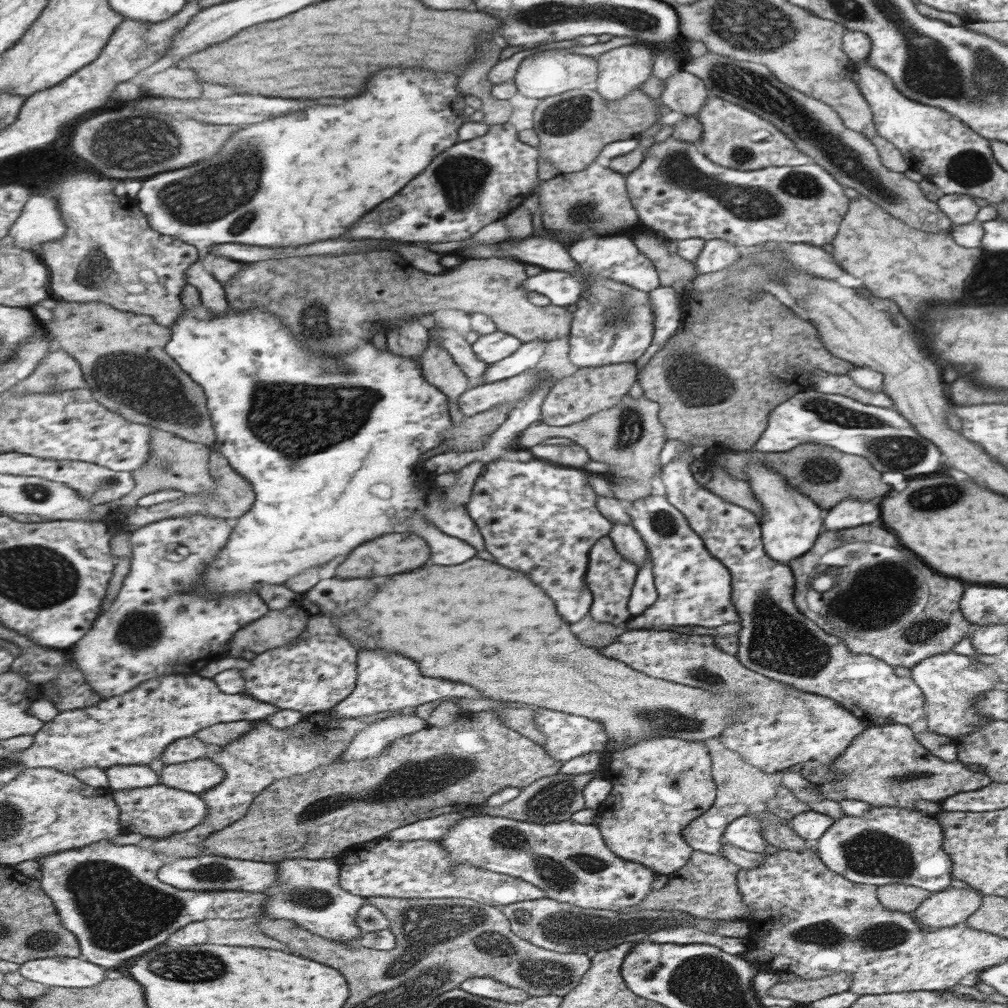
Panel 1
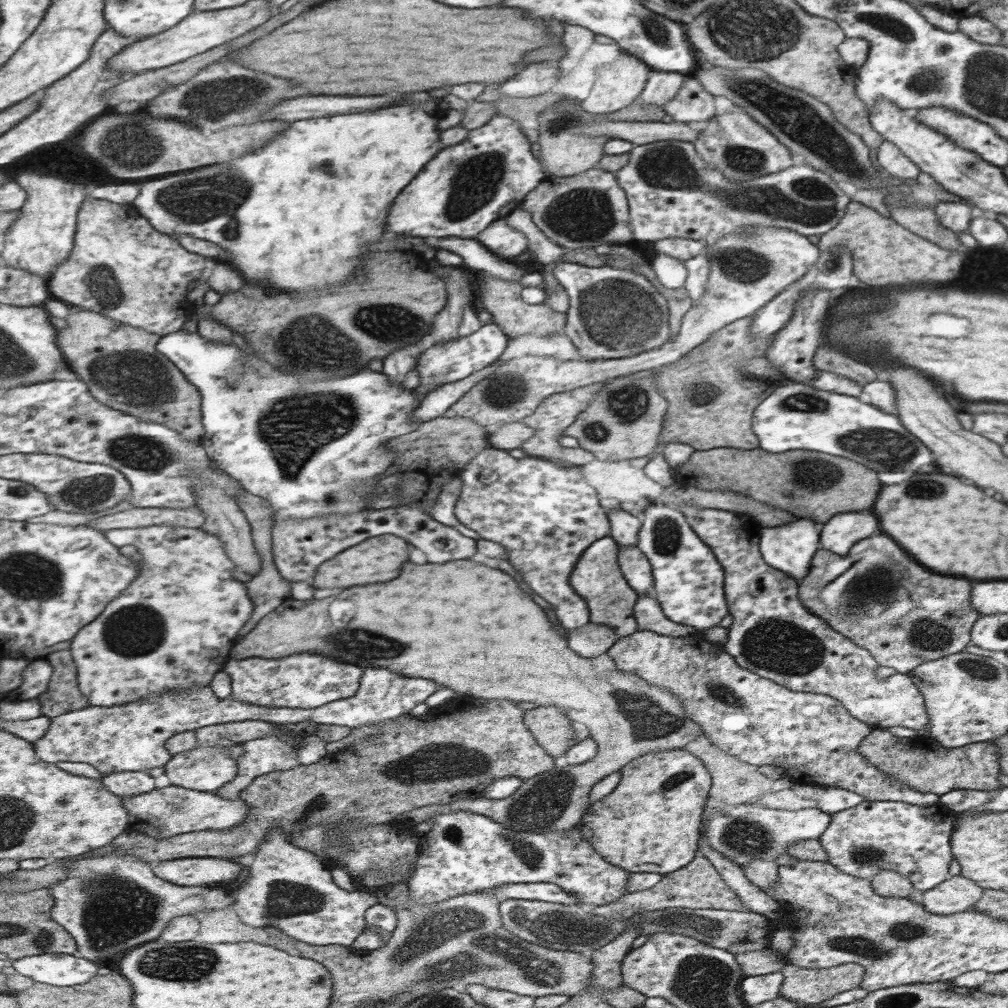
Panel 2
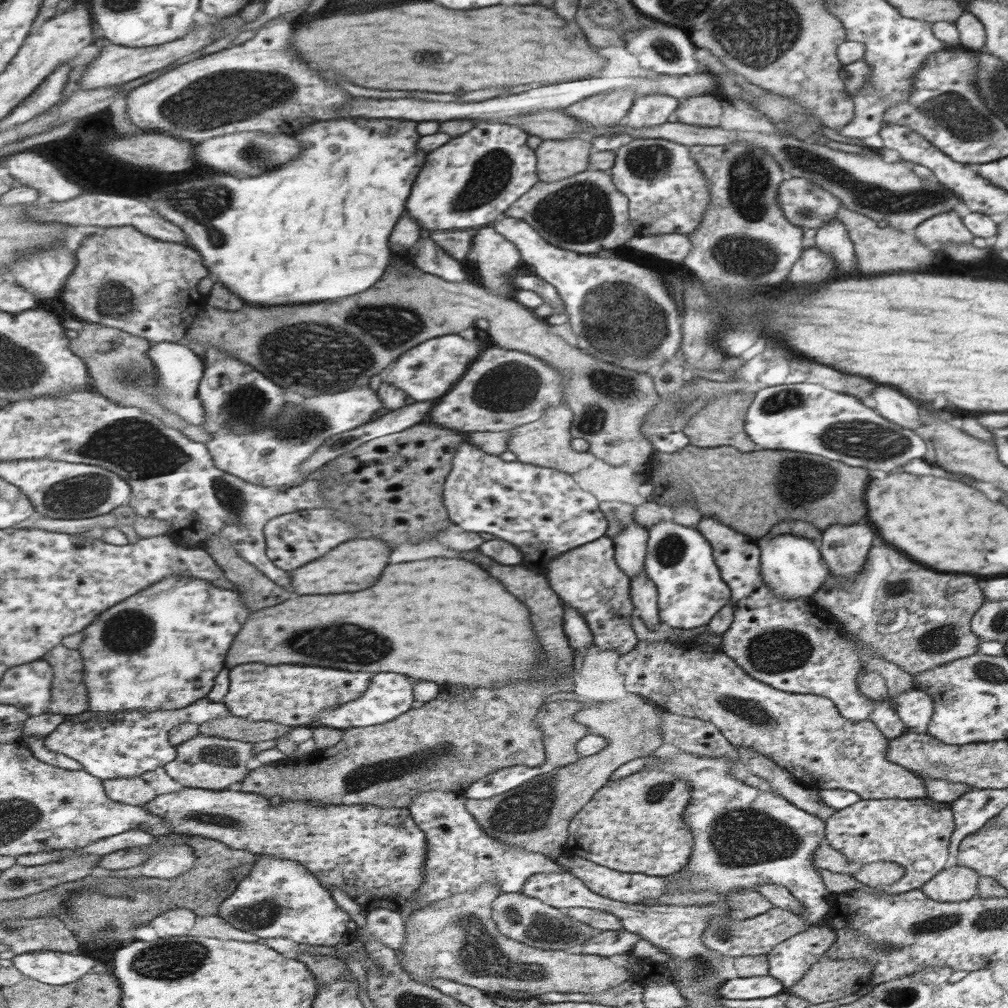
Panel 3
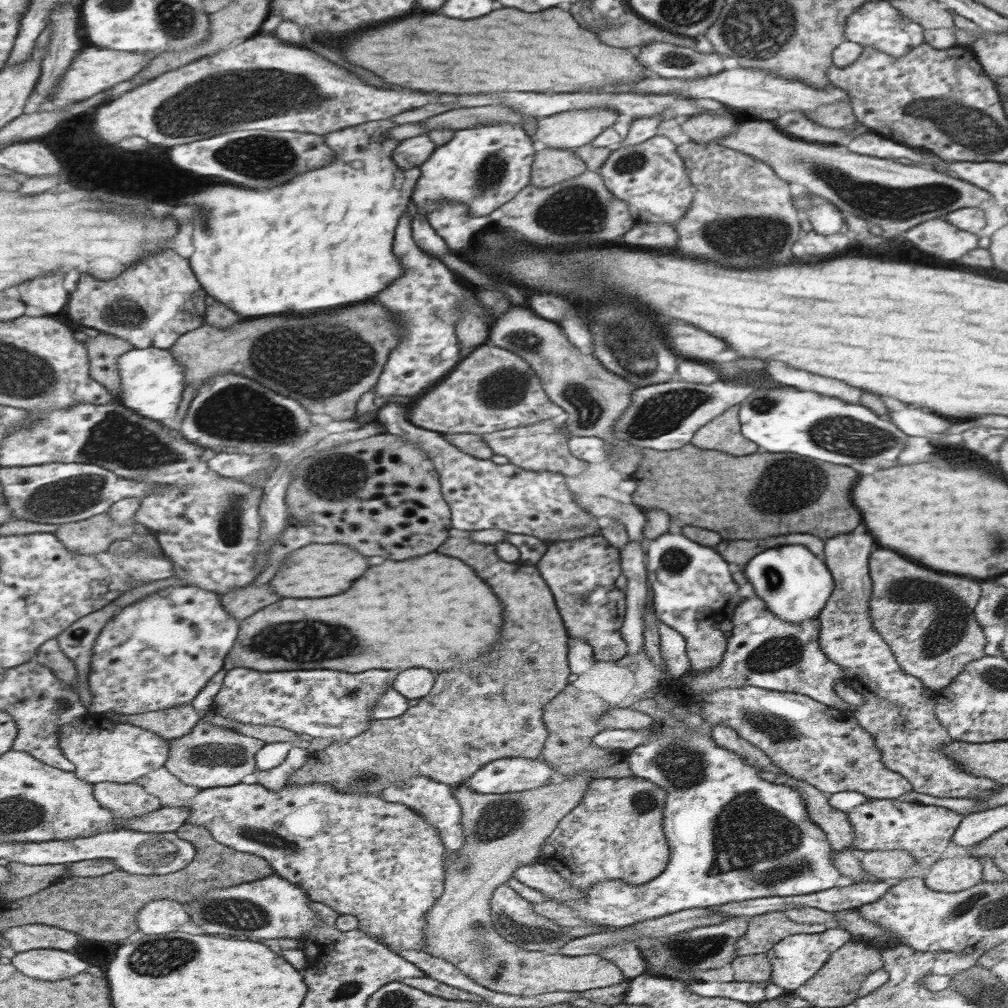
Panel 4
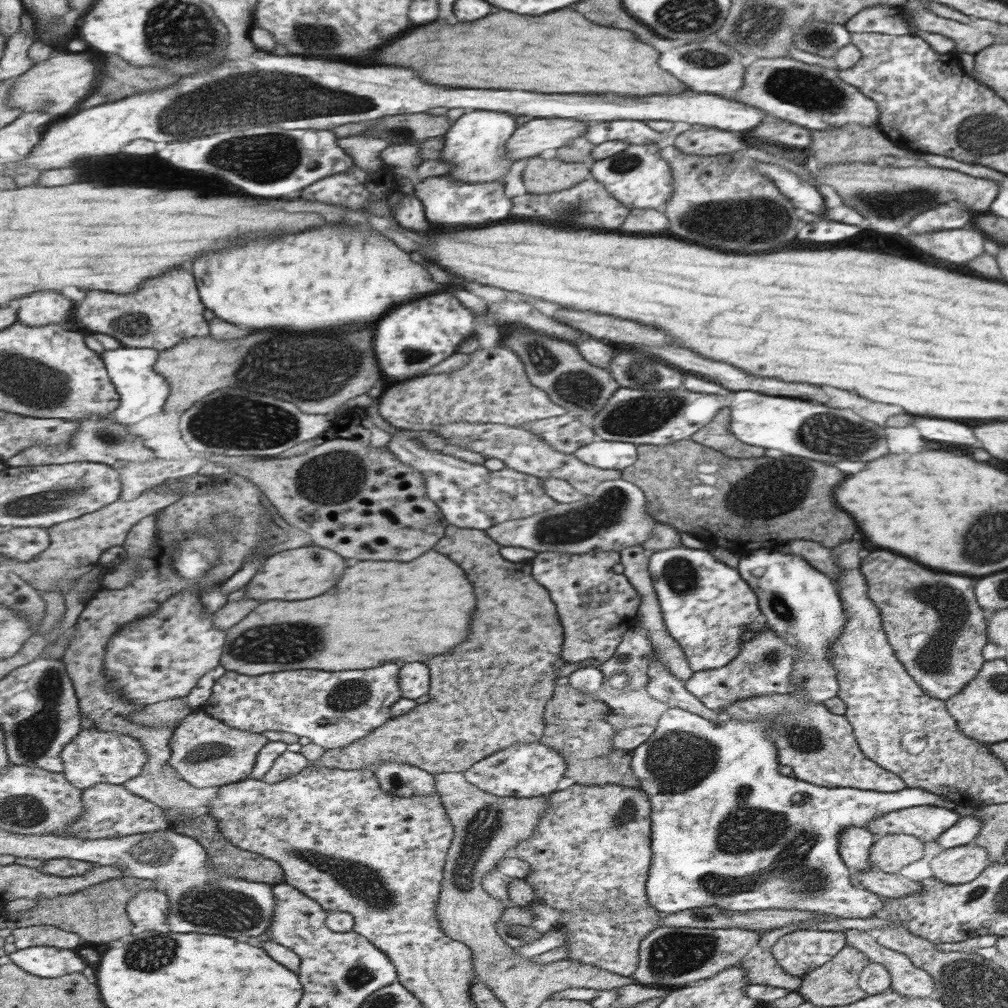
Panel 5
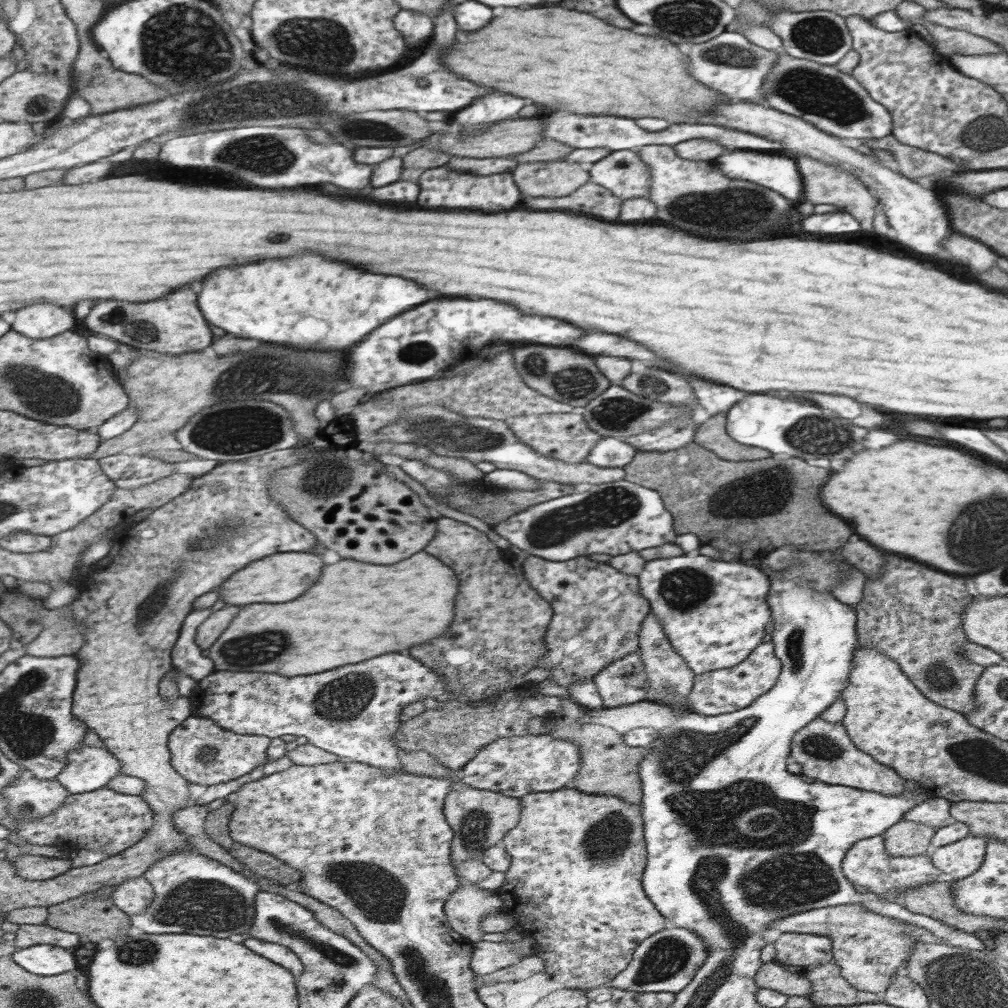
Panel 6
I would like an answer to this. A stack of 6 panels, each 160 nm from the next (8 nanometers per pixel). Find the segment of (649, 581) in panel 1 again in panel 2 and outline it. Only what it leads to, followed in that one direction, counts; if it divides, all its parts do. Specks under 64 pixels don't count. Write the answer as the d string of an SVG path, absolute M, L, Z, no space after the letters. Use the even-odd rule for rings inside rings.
M654 594L639 595L634 602L635 622L638 623L638 630L648 630L659 636L671 636L671 638L683 638L699 632L697 629L687 627L675 622L670 622L661 614L659 603L654 598Z

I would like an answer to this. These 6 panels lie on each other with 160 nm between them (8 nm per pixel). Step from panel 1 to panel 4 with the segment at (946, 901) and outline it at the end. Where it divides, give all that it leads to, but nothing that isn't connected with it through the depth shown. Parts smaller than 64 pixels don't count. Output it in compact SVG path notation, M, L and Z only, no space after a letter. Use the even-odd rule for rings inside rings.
M968 854L951 858L942 856L924 876L926 886L939 893L962 892L982 881L982 863Z

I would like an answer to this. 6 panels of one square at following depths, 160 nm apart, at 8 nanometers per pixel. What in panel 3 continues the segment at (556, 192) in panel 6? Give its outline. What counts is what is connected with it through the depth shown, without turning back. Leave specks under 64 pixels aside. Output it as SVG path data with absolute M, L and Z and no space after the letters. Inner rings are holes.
M576 137L568 140L543 140L536 149L540 180L557 182L575 176L577 173L582 173L589 167L589 157L592 151L589 138Z

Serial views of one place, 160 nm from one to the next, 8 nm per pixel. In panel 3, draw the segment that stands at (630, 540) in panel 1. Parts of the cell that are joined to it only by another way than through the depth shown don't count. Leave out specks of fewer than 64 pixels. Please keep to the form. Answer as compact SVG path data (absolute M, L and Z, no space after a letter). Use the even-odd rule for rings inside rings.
M644 568L631 579L630 593L643 625L650 631L657 629L660 625L656 606L657 591L654 582L647 578Z

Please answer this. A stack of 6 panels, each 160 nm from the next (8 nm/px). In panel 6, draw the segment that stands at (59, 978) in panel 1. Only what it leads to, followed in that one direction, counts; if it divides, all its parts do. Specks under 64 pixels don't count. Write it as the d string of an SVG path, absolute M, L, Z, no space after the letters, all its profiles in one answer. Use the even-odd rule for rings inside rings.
M46 944L30 946L20 949L12 957L29 973L43 977L55 977L70 971L76 972L75 968L77 968L73 951L60 946Z

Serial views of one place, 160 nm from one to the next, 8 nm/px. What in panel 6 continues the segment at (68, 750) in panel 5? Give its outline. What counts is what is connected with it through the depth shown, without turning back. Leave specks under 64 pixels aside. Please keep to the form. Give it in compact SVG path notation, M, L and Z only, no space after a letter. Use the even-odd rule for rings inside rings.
M83 746L72 752L68 765L57 780L70 790L70 794L90 793L107 787L116 776L123 775L123 762L108 748Z

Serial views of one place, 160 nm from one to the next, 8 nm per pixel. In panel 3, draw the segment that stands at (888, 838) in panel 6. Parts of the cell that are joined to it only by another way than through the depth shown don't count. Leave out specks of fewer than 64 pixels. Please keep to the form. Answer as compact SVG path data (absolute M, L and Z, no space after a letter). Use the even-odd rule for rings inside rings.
M870 862L859 866L852 875L865 889L893 885L903 876L904 870L897 862Z

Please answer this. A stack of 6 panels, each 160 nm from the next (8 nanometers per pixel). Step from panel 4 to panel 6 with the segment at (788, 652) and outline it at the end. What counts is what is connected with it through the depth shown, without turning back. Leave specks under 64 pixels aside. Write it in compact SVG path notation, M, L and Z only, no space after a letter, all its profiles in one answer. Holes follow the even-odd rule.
M769 641L759 645L745 660L732 668L695 675L693 686L686 696L686 700L690 702L690 710L697 714L714 715L745 708L775 686L781 667L781 660L774 655L774 646Z

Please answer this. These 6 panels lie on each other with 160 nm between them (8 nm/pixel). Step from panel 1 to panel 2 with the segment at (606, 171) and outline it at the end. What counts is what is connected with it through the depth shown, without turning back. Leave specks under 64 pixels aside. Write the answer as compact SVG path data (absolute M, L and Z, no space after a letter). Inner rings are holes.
M589 169L572 177L547 177L534 193L530 193L521 204L521 208L533 213L535 224L547 234L547 238L561 246L567 246L567 250L574 248L593 249L599 244L617 244L631 240L629 228L629 215L627 214L627 203L625 192L618 185L615 174L603 169Z

